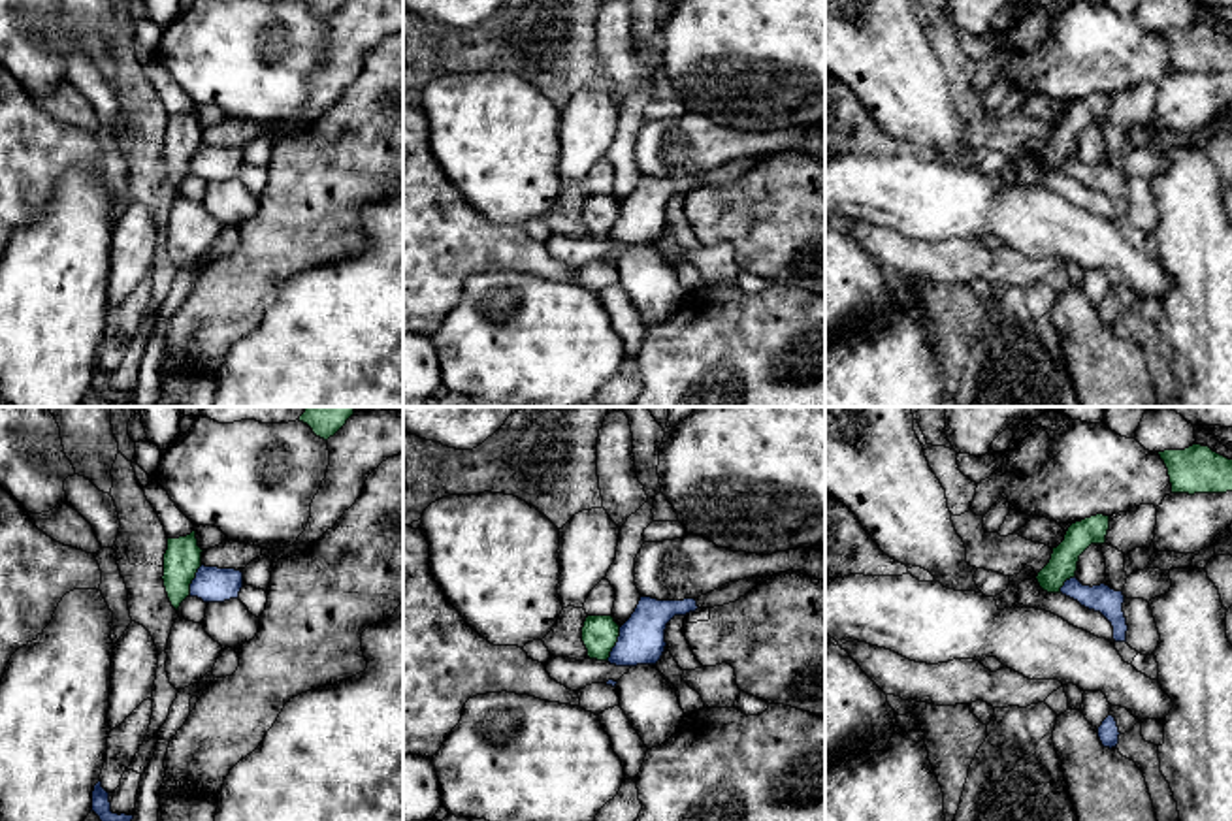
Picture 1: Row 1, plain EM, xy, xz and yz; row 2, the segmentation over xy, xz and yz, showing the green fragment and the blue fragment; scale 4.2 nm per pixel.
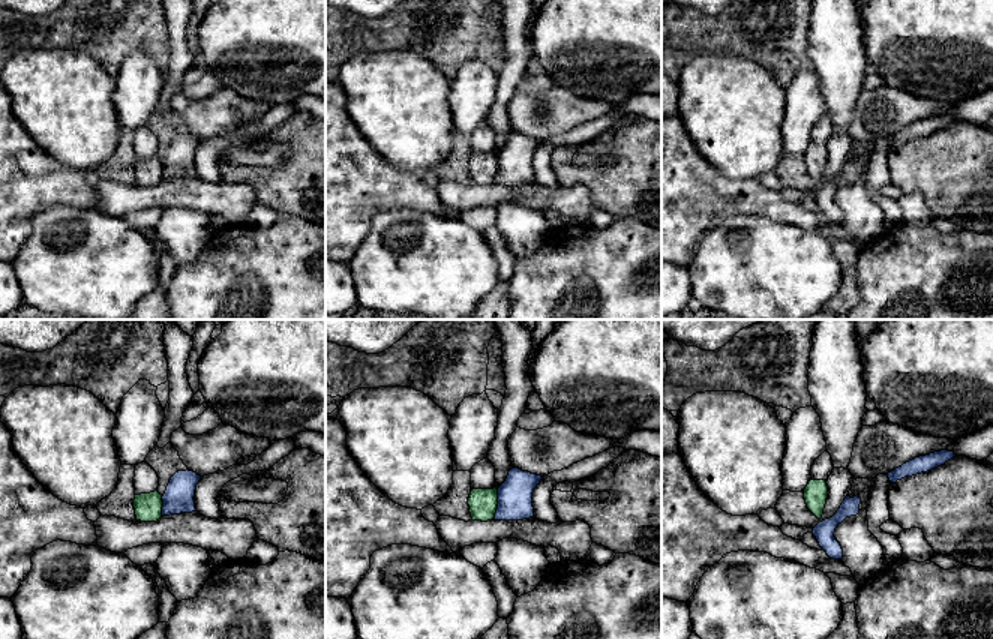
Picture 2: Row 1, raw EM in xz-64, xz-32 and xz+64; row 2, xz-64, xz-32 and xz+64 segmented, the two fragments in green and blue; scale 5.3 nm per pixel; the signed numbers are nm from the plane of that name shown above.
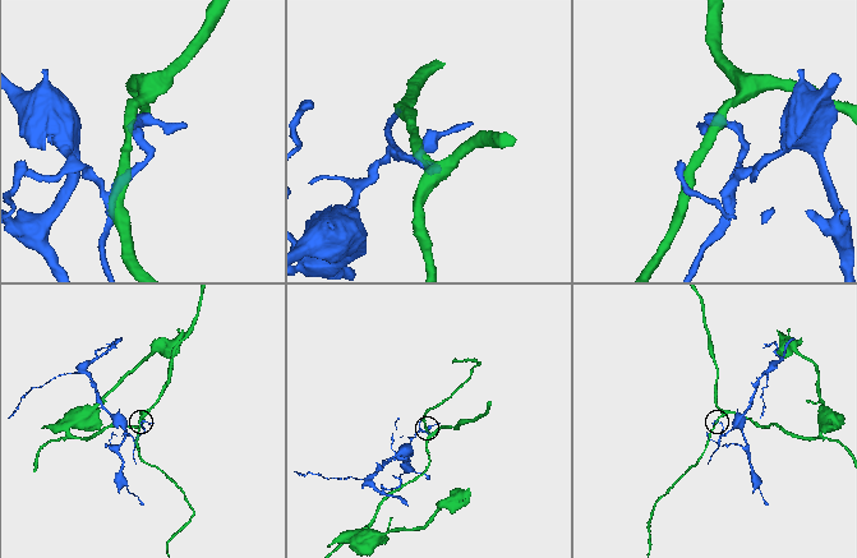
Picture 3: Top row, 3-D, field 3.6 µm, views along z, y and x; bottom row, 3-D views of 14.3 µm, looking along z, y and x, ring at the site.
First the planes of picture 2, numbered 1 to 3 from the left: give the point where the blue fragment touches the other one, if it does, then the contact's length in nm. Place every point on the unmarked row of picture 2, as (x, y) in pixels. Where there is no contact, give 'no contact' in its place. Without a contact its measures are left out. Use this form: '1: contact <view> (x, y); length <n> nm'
1: contact xz-64 (162, 170); length 100 nm
2: contact xz-32 (497, 168); length 160 nm
3: no contact

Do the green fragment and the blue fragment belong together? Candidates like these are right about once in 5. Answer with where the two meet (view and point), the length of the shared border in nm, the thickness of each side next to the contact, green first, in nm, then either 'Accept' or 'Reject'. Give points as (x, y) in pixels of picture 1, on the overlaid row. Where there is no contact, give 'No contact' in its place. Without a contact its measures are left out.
Touches green at xz (615, 644). Shared border 160 nm. Thickness 160 nm (green) against 200 nm. Reject

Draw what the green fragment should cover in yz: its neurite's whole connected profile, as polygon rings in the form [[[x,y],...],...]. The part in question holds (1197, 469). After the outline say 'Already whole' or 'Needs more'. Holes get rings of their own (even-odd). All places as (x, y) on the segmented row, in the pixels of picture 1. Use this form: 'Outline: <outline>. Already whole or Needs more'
Outline: [[[1192,444],[1185,450],[1159,452],[1172,484],[1172,493],[1226,493],[1232,491],[1232,459],[1209,446]]]. Already whole

